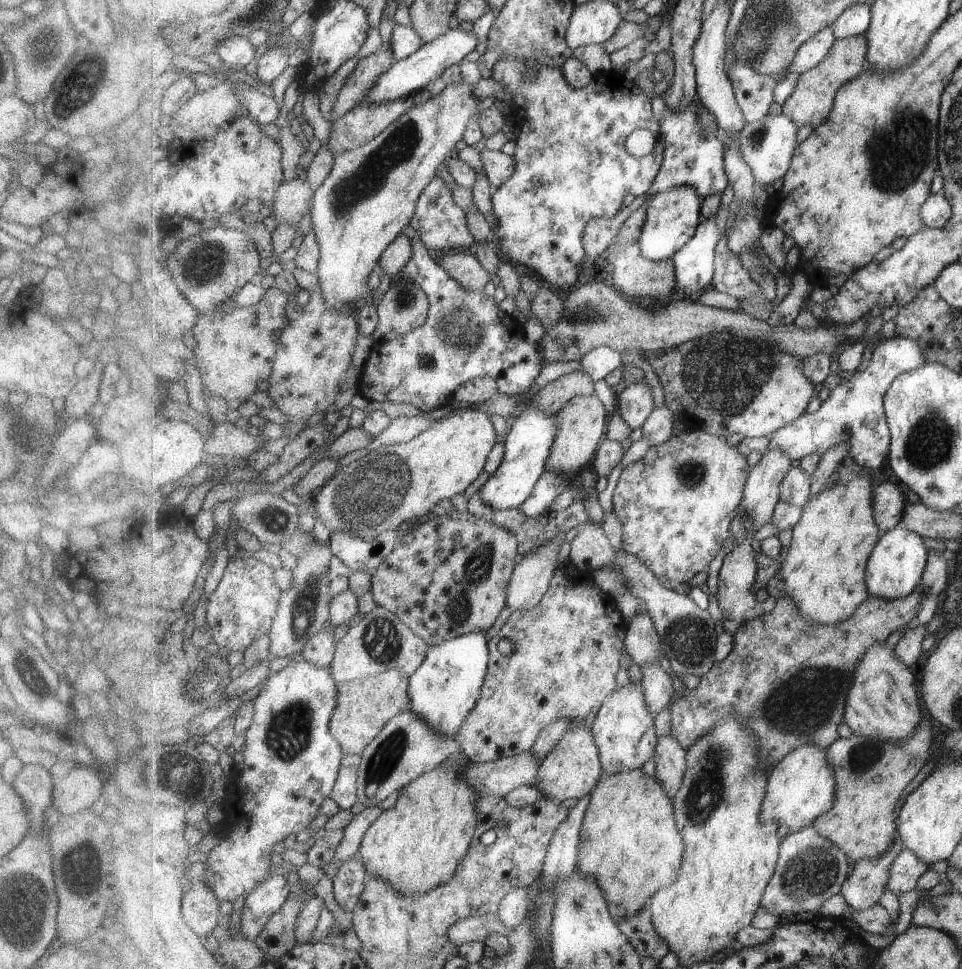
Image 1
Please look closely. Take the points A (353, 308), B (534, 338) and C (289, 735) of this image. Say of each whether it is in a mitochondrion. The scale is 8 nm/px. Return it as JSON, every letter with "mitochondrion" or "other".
{"A":"other","B":"other","C":"mitochondrion"}

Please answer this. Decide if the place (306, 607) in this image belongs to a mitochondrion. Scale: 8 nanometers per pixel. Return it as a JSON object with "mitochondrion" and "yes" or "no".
{"mitochondrion":"yes"}

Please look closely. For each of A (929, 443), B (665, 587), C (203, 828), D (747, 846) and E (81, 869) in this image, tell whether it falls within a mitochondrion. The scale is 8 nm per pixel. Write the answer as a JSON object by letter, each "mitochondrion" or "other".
{"A":"mitochondrion","B":"other","C":"other","D":"other","E":"mitochondrion"}

